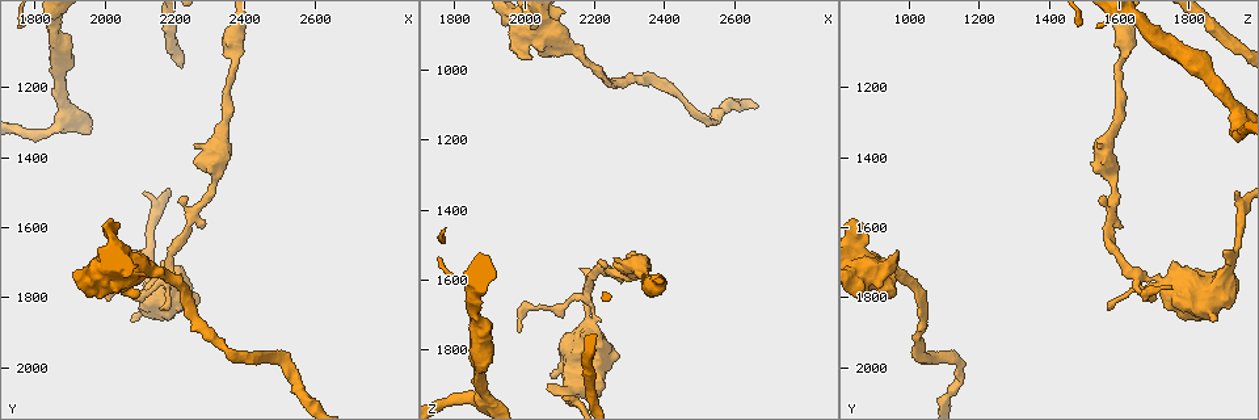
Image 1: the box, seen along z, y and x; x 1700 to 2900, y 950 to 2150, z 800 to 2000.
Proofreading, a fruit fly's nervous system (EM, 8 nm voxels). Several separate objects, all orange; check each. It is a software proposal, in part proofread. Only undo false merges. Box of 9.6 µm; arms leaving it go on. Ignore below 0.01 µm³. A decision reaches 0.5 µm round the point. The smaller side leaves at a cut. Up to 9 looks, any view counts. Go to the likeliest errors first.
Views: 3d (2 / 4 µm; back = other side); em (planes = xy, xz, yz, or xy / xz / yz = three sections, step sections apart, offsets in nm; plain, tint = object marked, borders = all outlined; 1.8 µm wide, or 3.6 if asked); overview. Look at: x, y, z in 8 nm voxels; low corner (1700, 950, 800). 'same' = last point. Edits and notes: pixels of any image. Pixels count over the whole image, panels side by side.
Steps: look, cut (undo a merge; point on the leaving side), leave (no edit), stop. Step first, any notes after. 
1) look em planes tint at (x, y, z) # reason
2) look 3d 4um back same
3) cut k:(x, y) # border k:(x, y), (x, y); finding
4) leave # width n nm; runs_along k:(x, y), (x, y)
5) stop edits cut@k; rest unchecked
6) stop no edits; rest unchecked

look em 3.6um planes tint at (2000, 1730, 910) # calibre changes

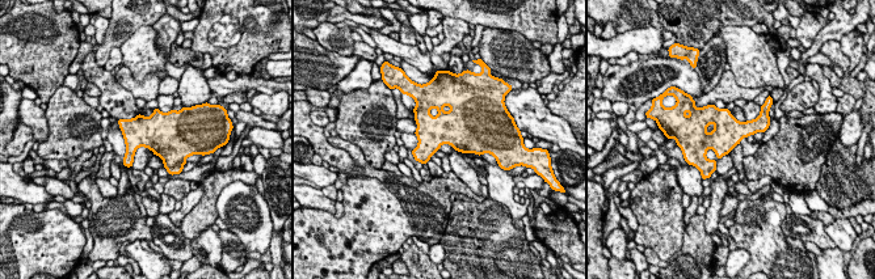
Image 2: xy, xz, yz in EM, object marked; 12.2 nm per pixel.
leave # one cell here

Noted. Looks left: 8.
look 3d 4um at (2530, 2000, 1150) # abrupt turn

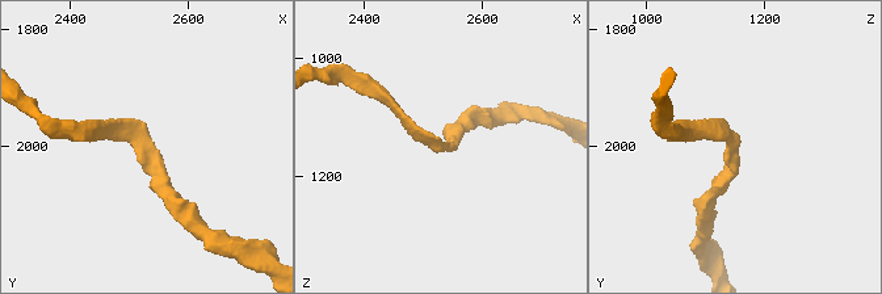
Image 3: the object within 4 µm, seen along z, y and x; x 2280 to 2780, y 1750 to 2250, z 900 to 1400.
look em 3.6um planes tint at (2530, 2000, 1145) # shape alone is not enough

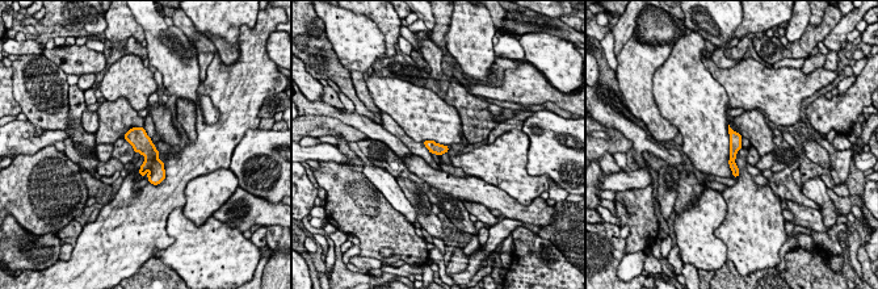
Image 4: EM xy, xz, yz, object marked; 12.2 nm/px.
leave # width 140 nm; continuous, no second cell

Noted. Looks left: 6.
look 3d 2um at (2200, 1760, 990) # calibre changes

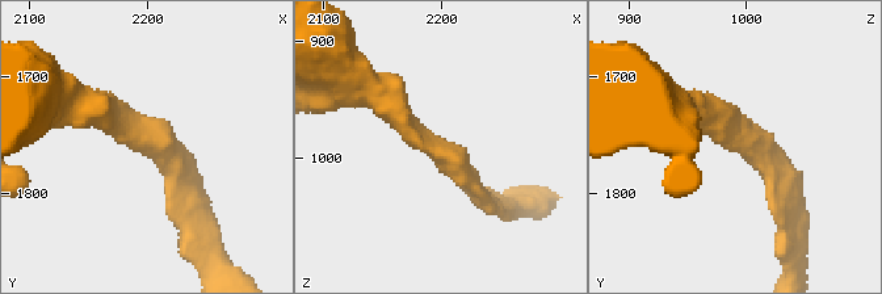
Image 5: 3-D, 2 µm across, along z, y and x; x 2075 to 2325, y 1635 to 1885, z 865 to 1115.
look em xz step 16 tint at (2200, 1750, 996)

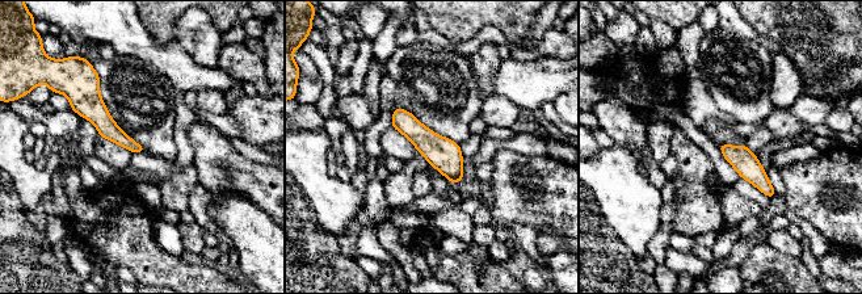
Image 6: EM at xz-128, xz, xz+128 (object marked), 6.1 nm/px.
look em planes tint same # another direction

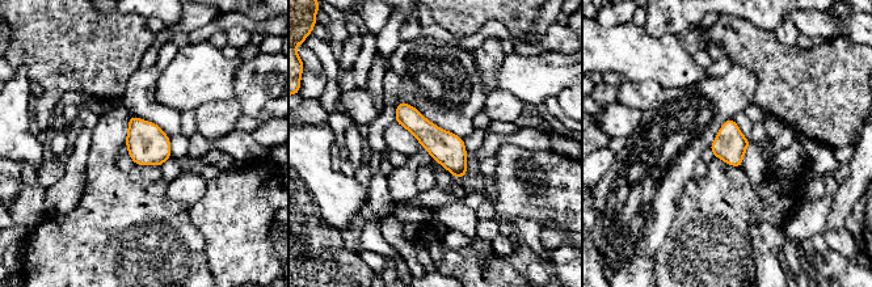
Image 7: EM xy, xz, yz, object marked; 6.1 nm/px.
leave # runs_along 7:(399, 109), (463, 171); continuous, no second cell

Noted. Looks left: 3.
look 3d 4um at (2320, 1430, 1570) # sudden change in width

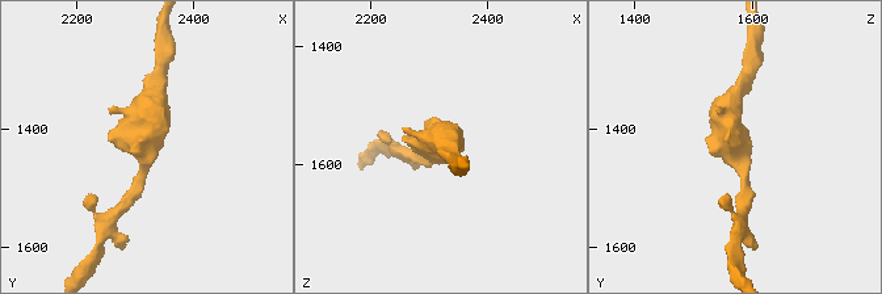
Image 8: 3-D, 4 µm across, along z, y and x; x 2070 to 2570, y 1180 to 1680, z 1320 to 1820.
look em xy step 16 tint at (2315, 1435, 1565) # arm_widths 180, 340 nm; shape alone is not enough

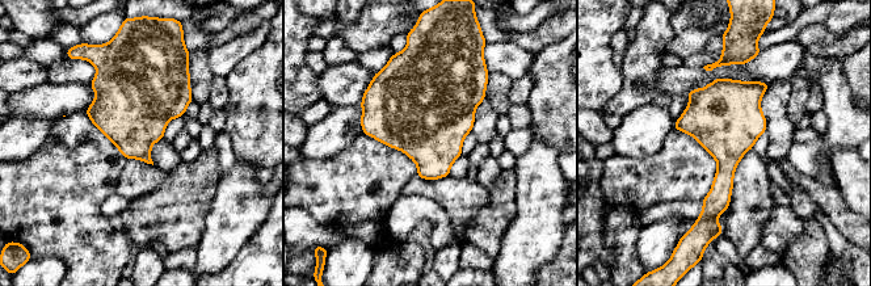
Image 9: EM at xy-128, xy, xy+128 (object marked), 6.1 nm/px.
leave # continuous, no second cell

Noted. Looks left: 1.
stop no edits; rest unchecked

